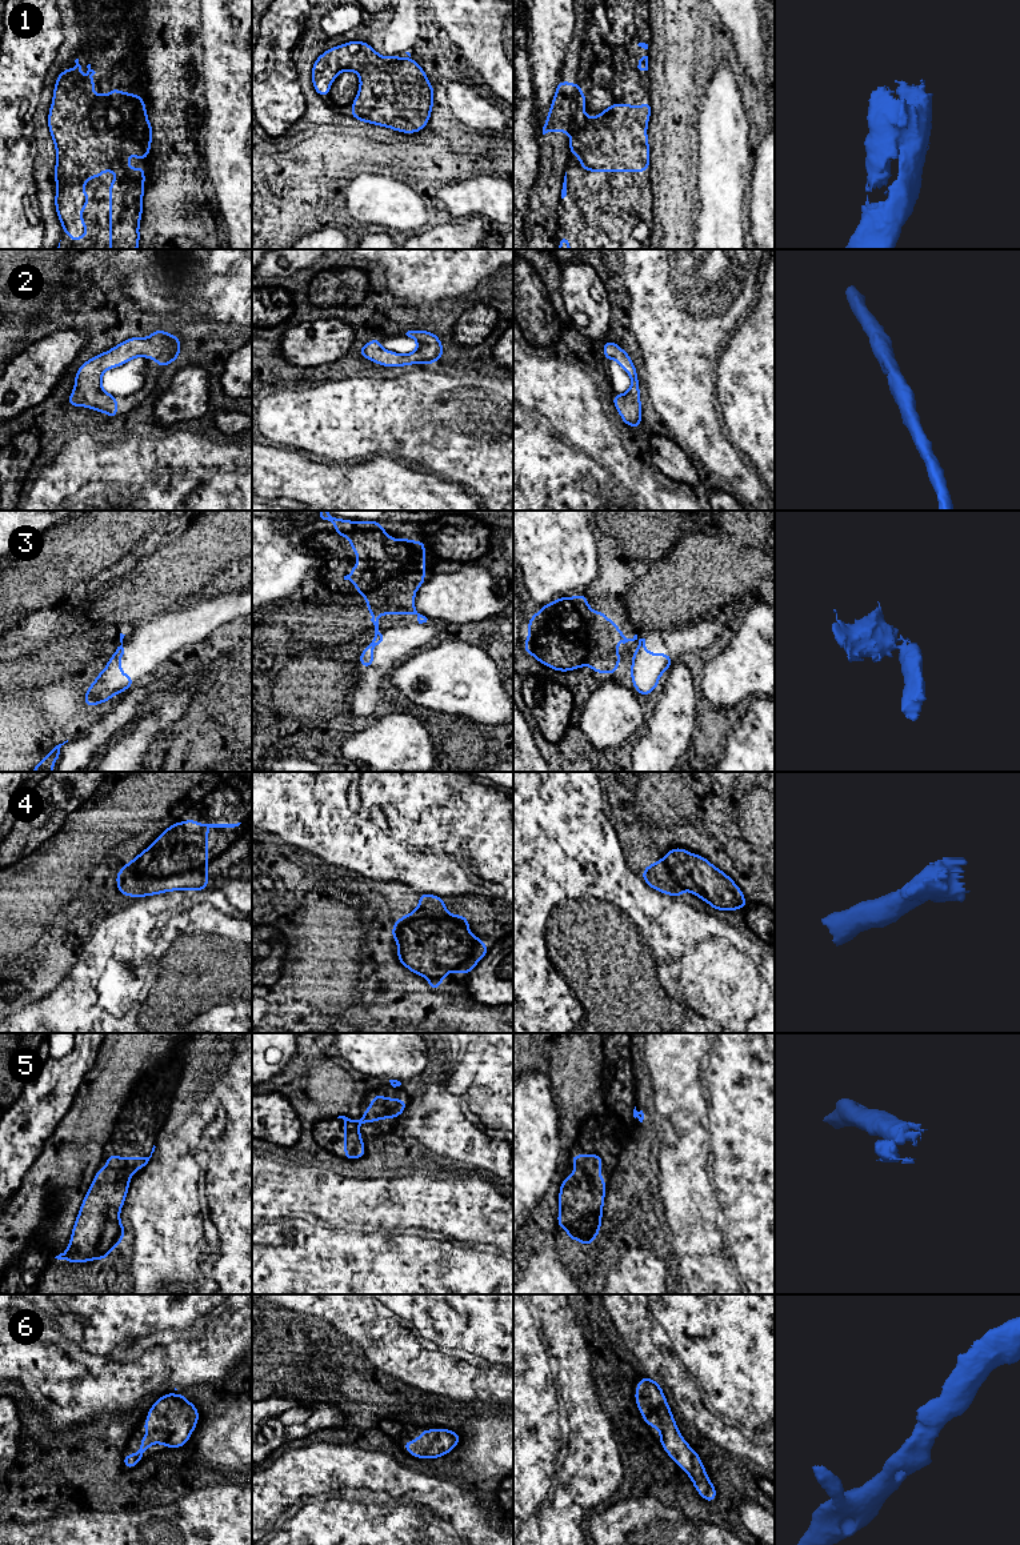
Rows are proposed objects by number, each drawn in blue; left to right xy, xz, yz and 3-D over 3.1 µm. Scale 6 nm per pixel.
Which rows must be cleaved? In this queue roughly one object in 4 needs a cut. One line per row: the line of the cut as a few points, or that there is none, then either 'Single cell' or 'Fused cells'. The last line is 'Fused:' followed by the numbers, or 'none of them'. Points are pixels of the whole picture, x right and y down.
1: No split. Single cell
2: No split. Single cell
3: Split along xz (379, 632), (375, 636). Fused cells
4: No split. Single cell
5: Split along xz (390, 1100), (372, 1116), (368, 1113). Fused cells
6: No split. Single cell
Fused: 3, 5

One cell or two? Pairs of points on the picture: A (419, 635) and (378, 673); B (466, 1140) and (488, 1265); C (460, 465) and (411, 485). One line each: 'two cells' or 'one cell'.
A: one cell
B: two cells
C: two cells

